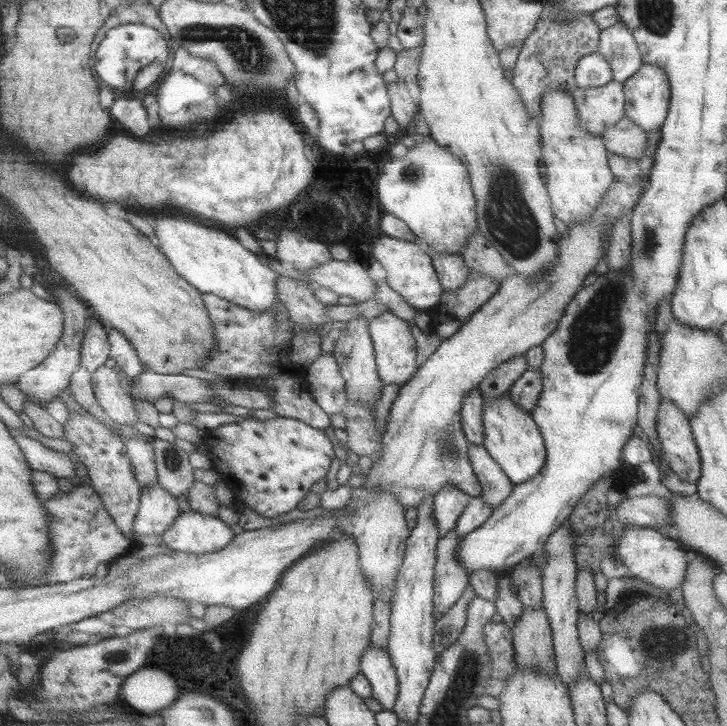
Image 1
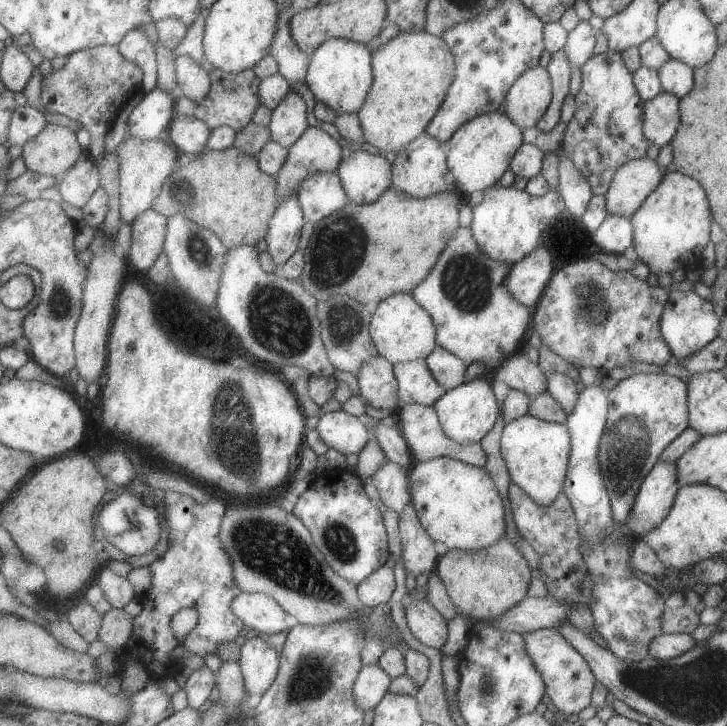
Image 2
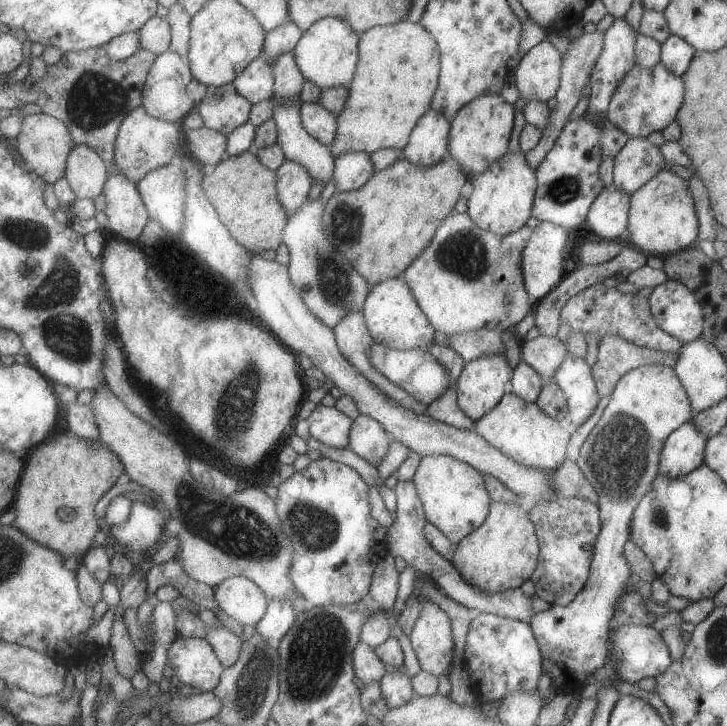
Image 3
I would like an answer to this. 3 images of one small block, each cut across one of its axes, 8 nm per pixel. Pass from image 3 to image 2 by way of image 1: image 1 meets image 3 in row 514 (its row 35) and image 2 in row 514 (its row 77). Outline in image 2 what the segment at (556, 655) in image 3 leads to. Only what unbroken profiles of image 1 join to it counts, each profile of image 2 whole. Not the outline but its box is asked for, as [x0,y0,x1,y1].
[597,373,688,524]

